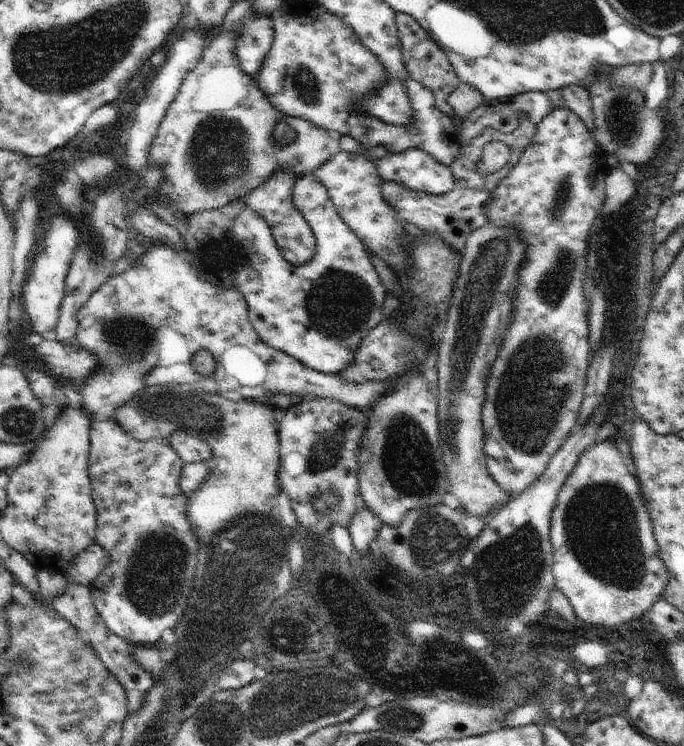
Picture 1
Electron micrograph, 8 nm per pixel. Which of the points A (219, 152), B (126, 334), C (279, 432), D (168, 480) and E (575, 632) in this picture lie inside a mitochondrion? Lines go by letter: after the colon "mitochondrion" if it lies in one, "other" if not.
A: mitochondrion
B: mitochondrion
C: other
D: other
E: other

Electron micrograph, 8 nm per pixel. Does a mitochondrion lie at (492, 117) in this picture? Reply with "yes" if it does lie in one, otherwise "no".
no

